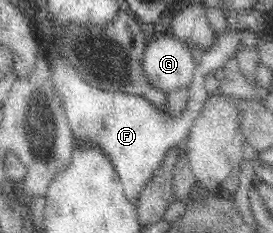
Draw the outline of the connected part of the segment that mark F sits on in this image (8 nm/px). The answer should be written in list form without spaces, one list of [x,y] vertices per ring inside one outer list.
[[[229,29],[215,38],[209,50],[205,51],[199,62],[196,62],[190,82],[191,96],[179,116],[171,116],[159,110],[153,103],[137,94],[107,92],[89,86],[81,80],[64,58],[51,62],[49,60],[49,65],[51,65],[51,79],[57,89],[57,95],[63,101],[73,138],[77,141],[89,139],[109,155],[124,186],[124,194],[127,199],[135,203],[164,162],[165,154],[188,138],[193,121],[200,114],[203,102],[211,93],[204,87],[205,76],[221,69],[227,57],[233,51],[237,52],[241,46],[239,29]]]

